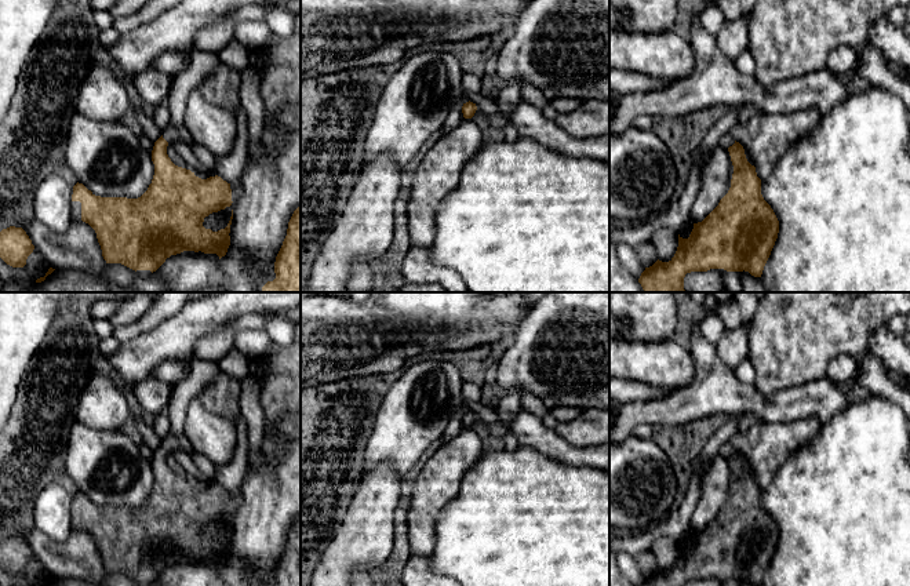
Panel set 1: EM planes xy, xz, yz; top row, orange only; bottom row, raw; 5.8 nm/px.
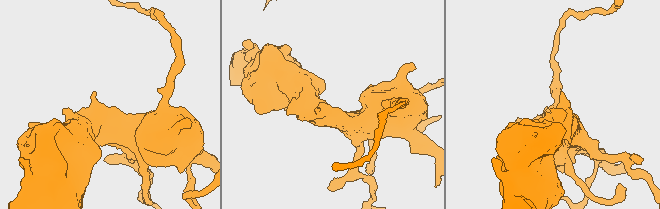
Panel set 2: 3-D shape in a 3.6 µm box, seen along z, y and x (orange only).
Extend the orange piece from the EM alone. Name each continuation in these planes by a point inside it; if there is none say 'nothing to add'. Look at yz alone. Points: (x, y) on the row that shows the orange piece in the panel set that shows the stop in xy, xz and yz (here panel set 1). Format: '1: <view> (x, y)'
nothing to add

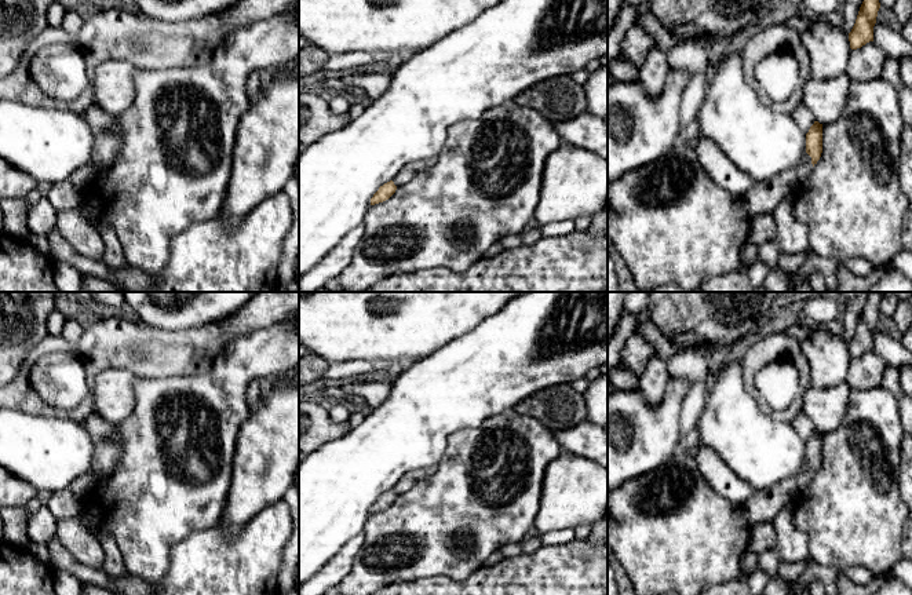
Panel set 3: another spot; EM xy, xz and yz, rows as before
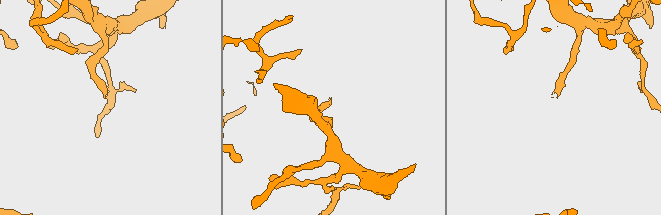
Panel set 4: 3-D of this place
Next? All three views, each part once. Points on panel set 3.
1: yz (763, 197)

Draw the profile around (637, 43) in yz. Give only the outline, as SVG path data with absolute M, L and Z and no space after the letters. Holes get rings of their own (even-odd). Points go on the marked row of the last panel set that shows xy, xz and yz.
M634 23L621 41L620 56L641 67L649 51L659 48L656 40L639 25Z

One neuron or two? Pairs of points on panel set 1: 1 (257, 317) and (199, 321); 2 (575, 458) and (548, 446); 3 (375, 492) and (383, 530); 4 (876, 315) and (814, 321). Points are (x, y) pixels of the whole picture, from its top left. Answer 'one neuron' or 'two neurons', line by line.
1: two neurons
2: one neuron
3: one neuron
4: one neuron

